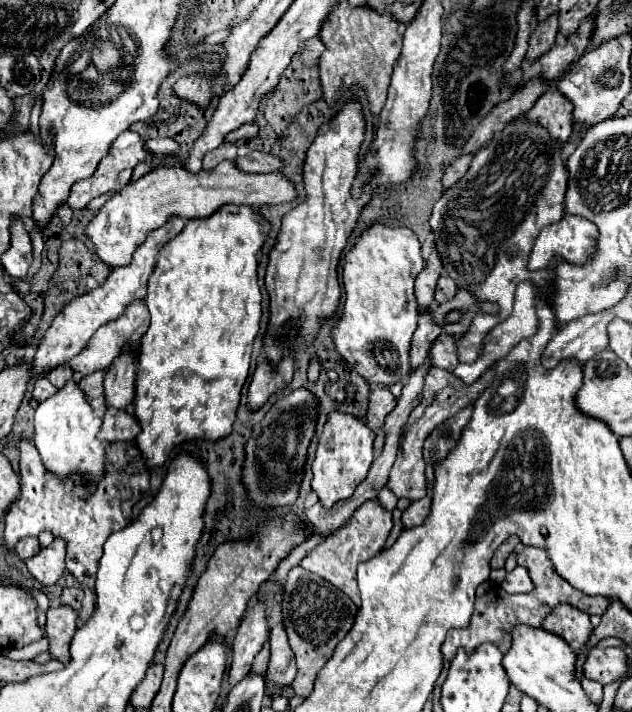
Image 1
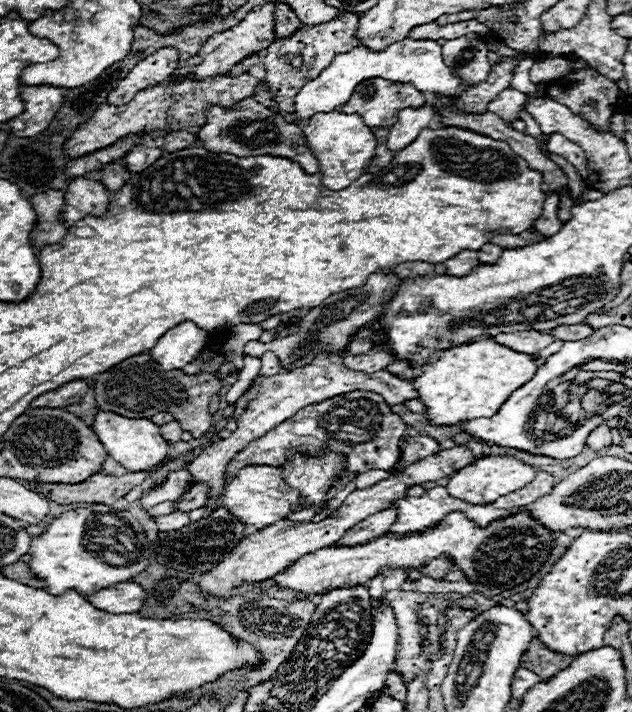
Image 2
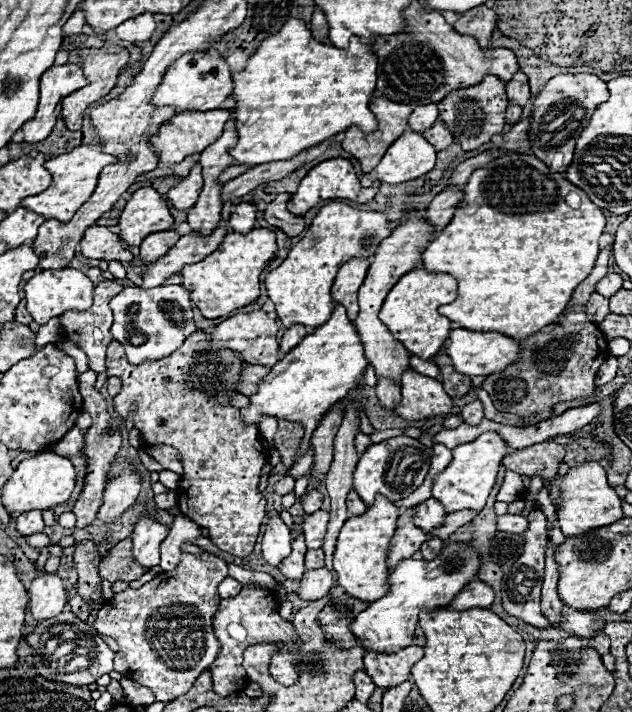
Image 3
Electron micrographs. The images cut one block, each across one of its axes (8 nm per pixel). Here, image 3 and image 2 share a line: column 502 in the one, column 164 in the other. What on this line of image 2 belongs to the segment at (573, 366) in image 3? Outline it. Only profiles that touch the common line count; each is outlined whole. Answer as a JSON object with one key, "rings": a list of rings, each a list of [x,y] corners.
{"rings":[[[142,352],[98,374],[94,382],[94,396],[100,410],[116,412],[126,418],[152,418],[158,412],[170,412],[180,422],[182,430],[190,432],[194,438],[204,438],[214,420],[208,412],[208,404],[220,388],[222,382],[216,374],[184,374],[182,370],[164,370],[152,360],[150,354]]]}

